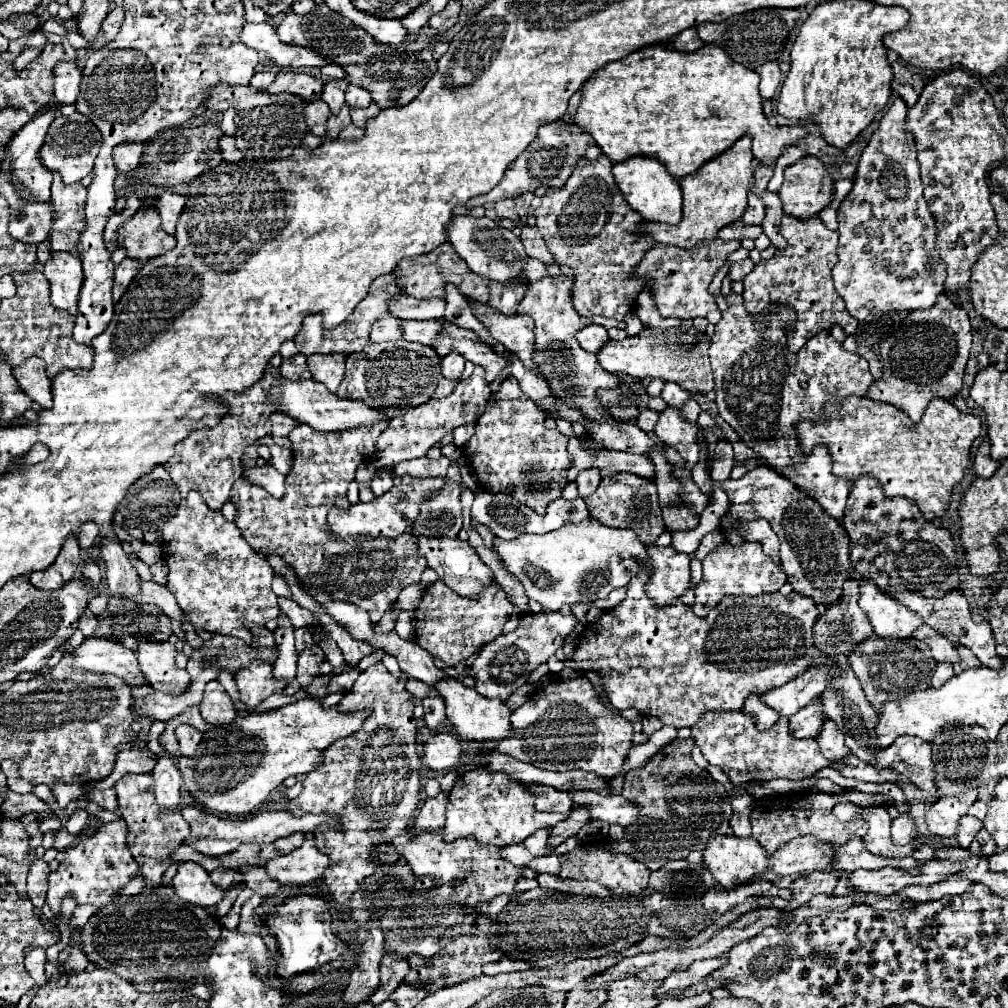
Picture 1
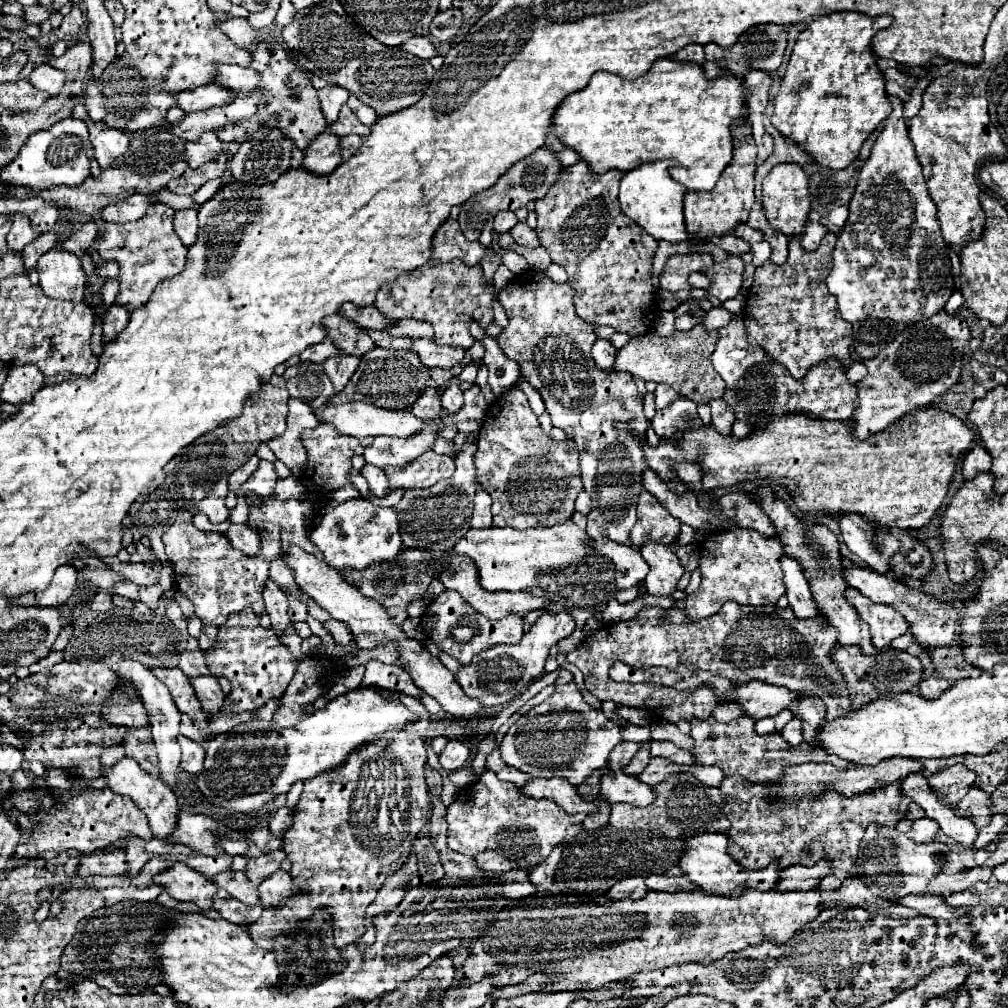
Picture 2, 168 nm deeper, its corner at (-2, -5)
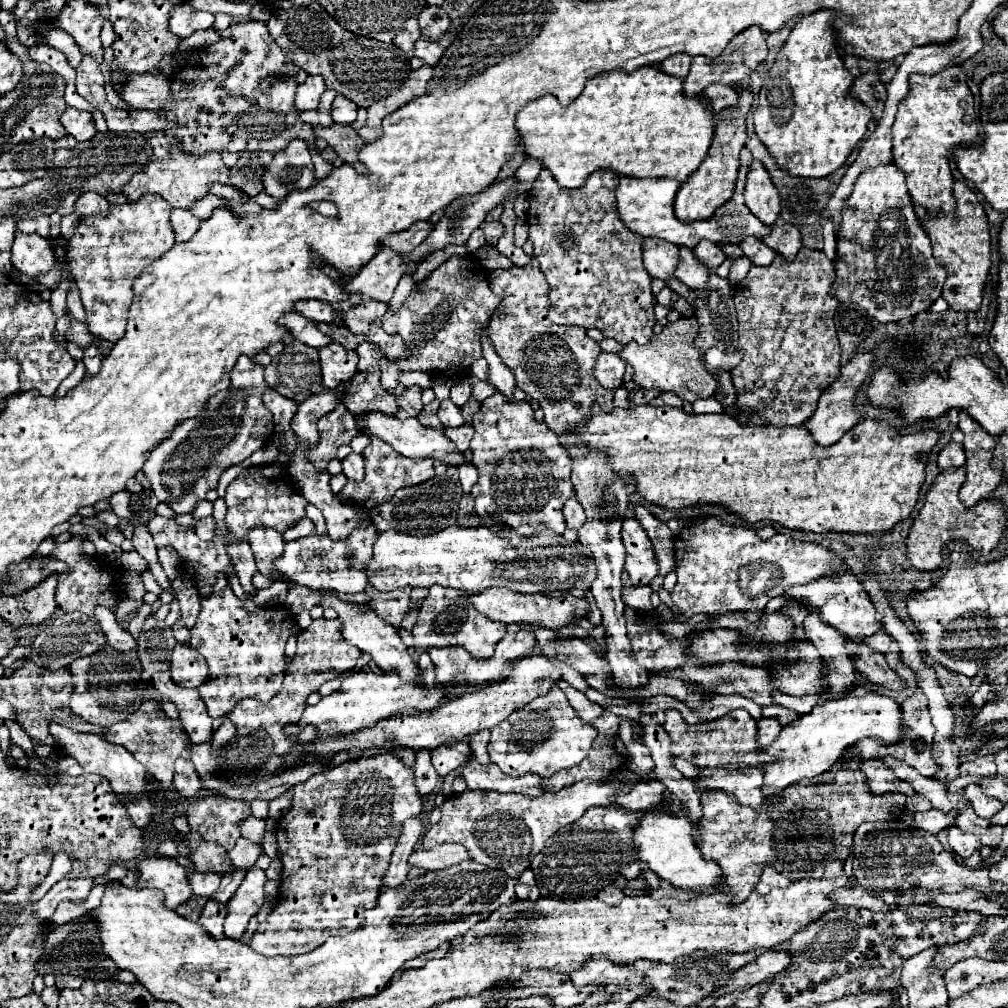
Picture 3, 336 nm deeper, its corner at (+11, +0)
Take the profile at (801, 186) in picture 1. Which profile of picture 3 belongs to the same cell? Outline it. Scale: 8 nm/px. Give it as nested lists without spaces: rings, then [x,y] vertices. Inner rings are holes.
[[[759,160],[751,162],[751,170],[747,174],[745,204],[767,226],[771,226],[781,212],[779,188]]]

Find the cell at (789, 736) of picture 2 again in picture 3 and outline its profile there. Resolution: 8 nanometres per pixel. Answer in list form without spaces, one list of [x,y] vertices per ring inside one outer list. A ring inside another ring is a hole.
[[[761,718],[757,722],[757,726],[759,726],[759,744],[761,746],[769,746],[779,738],[781,724],[775,718]]]

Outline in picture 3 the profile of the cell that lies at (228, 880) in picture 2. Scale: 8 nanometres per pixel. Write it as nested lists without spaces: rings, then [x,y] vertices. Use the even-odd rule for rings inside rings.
[[[191,872],[189,874],[189,884],[193,888],[193,894],[197,896],[213,896],[221,884],[221,876],[219,874],[211,874],[211,872]]]

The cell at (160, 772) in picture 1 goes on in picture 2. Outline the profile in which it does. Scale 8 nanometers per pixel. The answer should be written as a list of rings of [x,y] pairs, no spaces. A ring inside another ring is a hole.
[[[120,661],[118,663],[118,671],[116,671],[122,679],[126,679],[142,697],[144,707],[148,709],[148,719],[152,725],[152,737],[154,737],[154,745],[158,751],[158,759],[160,759],[160,777],[166,785],[176,787],[176,773],[180,767],[180,747],[176,743],[178,737],[178,725],[180,725],[180,711],[176,709],[172,695],[168,693],[166,685],[150,671],[146,669],[140,661]]]

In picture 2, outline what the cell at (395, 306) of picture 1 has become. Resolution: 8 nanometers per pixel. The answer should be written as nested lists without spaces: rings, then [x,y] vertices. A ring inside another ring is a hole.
[[[346,303],[346,305],[340,305],[340,315],[346,317],[348,321],[352,321],[354,325],[360,325],[364,329],[386,329],[388,323],[396,323],[394,319],[382,315],[374,305],[370,307],[356,307],[352,303]]]

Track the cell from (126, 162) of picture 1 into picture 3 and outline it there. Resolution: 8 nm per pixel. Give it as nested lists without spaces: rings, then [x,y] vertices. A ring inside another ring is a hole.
[[[67,106],[67,110],[63,112],[61,124],[65,126],[67,134],[71,134],[77,142],[87,142],[97,134],[93,114],[85,112],[85,110],[71,108],[71,106]]]

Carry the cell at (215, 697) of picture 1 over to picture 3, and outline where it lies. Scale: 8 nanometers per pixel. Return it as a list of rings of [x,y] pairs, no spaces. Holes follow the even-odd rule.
[[[177,644],[171,654],[171,678],[183,688],[199,688],[207,678],[207,662],[185,644]]]

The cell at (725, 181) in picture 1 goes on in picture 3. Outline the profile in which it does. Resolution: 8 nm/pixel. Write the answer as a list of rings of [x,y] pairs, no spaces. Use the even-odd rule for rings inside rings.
[[[743,88],[739,92],[739,102],[731,108],[723,108],[721,112],[715,114],[715,136],[711,142],[711,148],[699,166],[695,174],[687,178],[685,184],[681,184],[677,196],[675,196],[674,213],[677,219],[682,222],[697,222],[697,220],[707,220],[711,214],[723,206],[725,202],[731,200],[735,192],[735,182],[737,182],[737,170],[739,170],[739,152],[747,140],[747,112],[751,108],[751,92]]]

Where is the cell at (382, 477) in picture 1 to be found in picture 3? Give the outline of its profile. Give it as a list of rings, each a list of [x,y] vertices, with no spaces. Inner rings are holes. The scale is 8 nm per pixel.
[[[351,452],[345,460],[343,460],[343,474],[349,478],[349,480],[363,480],[363,456],[361,454],[355,454]]]

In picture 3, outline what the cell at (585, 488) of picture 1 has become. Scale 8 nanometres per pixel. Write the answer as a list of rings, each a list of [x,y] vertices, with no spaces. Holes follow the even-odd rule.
[[[569,498],[563,506],[563,514],[565,514],[565,522],[569,528],[575,528],[579,530],[583,526],[583,520],[585,520],[585,512],[583,512],[583,506],[577,502],[577,498]]]

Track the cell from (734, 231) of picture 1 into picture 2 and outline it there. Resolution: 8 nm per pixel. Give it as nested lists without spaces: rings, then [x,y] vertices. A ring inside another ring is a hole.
[[[722,235],[722,237],[712,237],[710,239],[714,245],[718,245],[720,249],[724,249],[730,255],[744,255],[750,251],[750,245],[744,239],[738,239],[734,235]]]

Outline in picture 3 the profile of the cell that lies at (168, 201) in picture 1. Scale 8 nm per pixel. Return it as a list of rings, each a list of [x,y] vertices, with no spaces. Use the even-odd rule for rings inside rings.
[[[173,208],[171,210],[171,226],[175,230],[175,238],[177,242],[187,242],[193,238],[193,234],[199,228],[199,218],[195,218],[189,210],[183,208]]]

